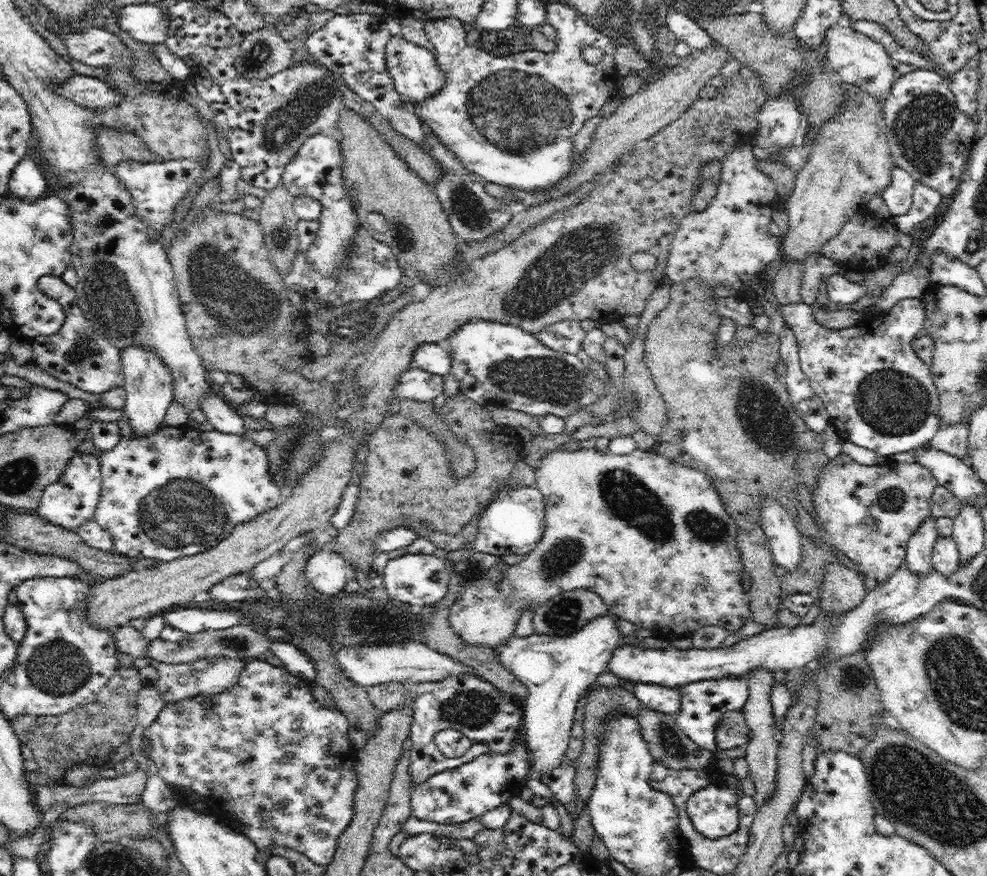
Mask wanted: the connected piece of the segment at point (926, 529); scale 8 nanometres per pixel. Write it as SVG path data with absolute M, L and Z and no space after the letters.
M928 516L907 542L905 562L908 569L918 575L929 576L933 570L932 551L934 542L939 536L935 522L934 516Z

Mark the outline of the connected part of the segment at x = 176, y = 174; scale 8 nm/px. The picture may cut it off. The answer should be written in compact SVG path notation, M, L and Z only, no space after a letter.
M208 156L207 159L201 161L189 158L144 164L124 161L115 166L113 173L133 197L136 214L147 228L150 240L156 240L158 236L161 236L164 226L168 226L174 220L176 206L184 200L190 186L202 176L202 172L209 162L210 157Z

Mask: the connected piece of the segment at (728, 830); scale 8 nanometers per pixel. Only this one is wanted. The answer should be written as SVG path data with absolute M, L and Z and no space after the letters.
M722 773L720 782L690 796L688 817L700 835L710 839L732 835L740 821L737 803L742 796L742 784L727 782L727 776Z

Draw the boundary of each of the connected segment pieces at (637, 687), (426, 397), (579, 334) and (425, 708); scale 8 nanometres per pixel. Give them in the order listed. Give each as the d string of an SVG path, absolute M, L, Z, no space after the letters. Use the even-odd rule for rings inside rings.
M638 683L634 685L634 693L642 705L650 709L671 715L675 715L681 709L681 694L678 688Z
M413 367L398 376L394 386L394 398L398 402L410 399L427 403L443 393L443 379L440 375L431 374Z
M562 320L552 325L550 329L540 332L537 338L555 352L578 355L582 352L586 334L581 328L580 321Z
M476 675L448 676L436 682L418 683L414 693L416 696L412 700L412 726L408 734L412 740L409 770L413 787L438 772L466 764L476 756L492 752L508 754L514 738L518 736L520 726L523 726L523 709L506 700L503 691L498 687ZM446 728L459 730L472 742L463 756L449 759L436 747L434 736Z

